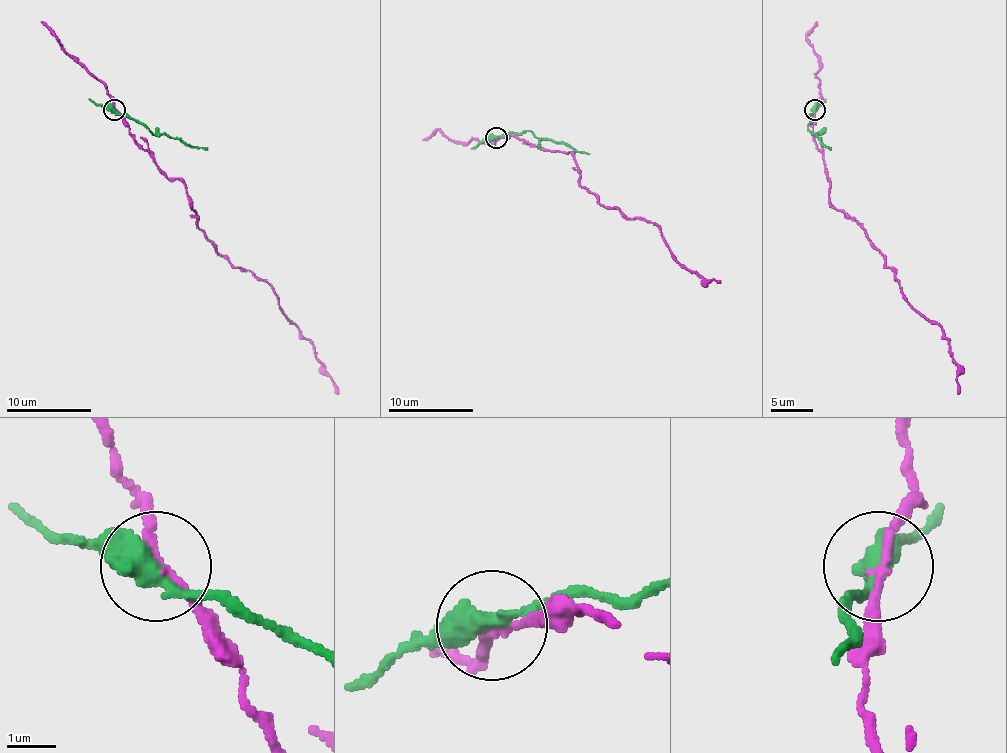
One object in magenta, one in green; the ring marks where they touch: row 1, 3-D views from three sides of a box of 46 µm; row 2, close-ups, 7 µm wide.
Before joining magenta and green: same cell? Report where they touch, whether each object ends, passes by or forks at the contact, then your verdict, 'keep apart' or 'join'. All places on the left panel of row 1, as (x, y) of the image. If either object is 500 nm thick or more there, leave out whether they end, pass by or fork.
at (114, 109); magenta passes by; green passes by; keep apart

